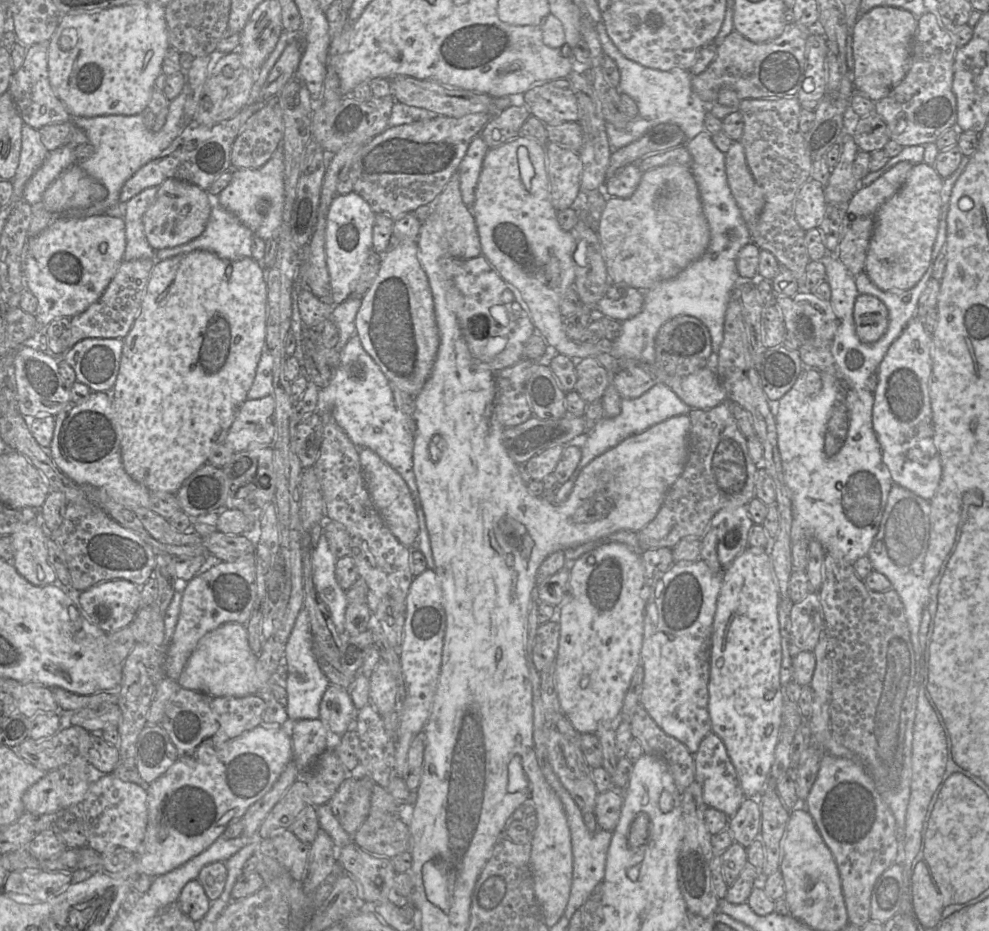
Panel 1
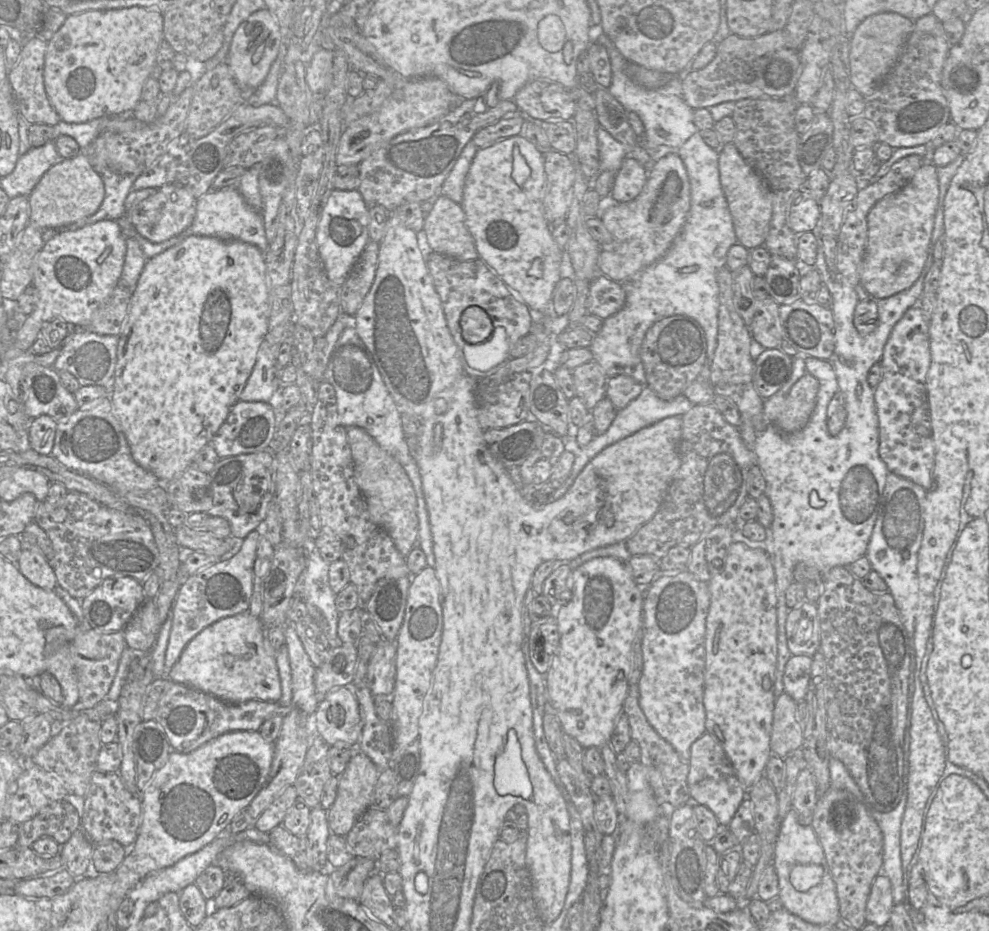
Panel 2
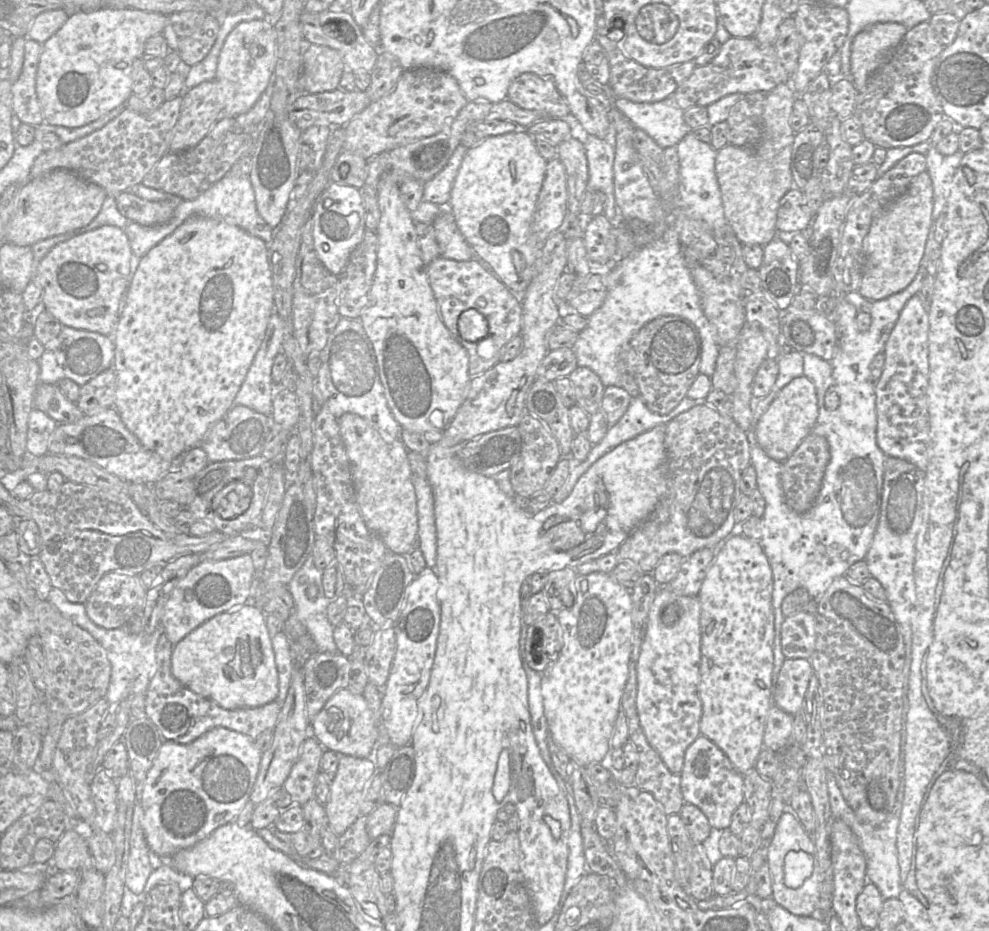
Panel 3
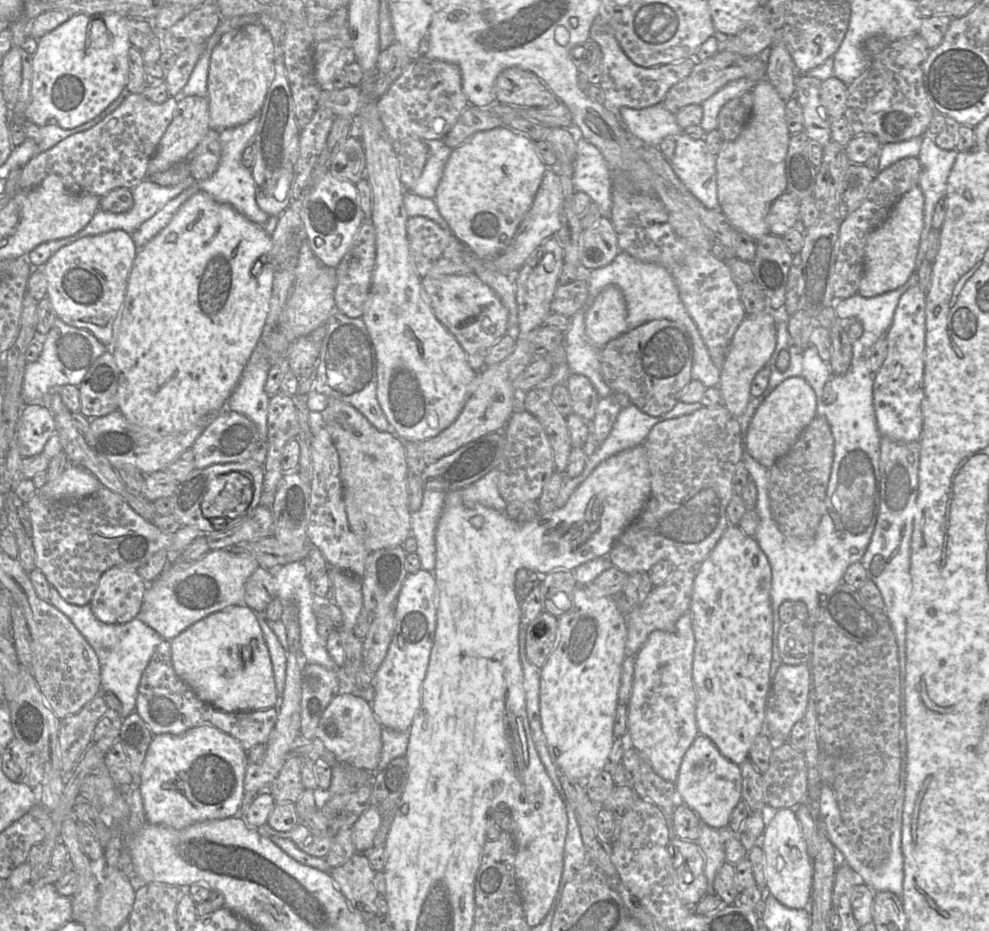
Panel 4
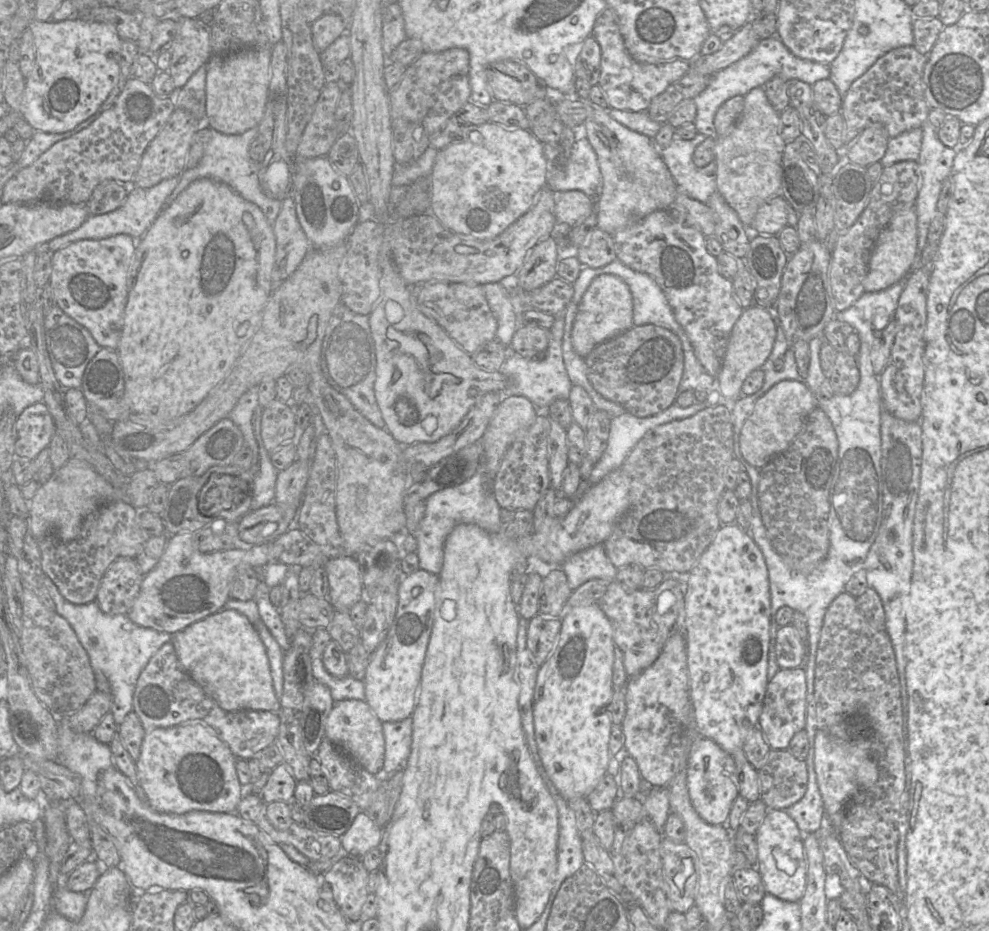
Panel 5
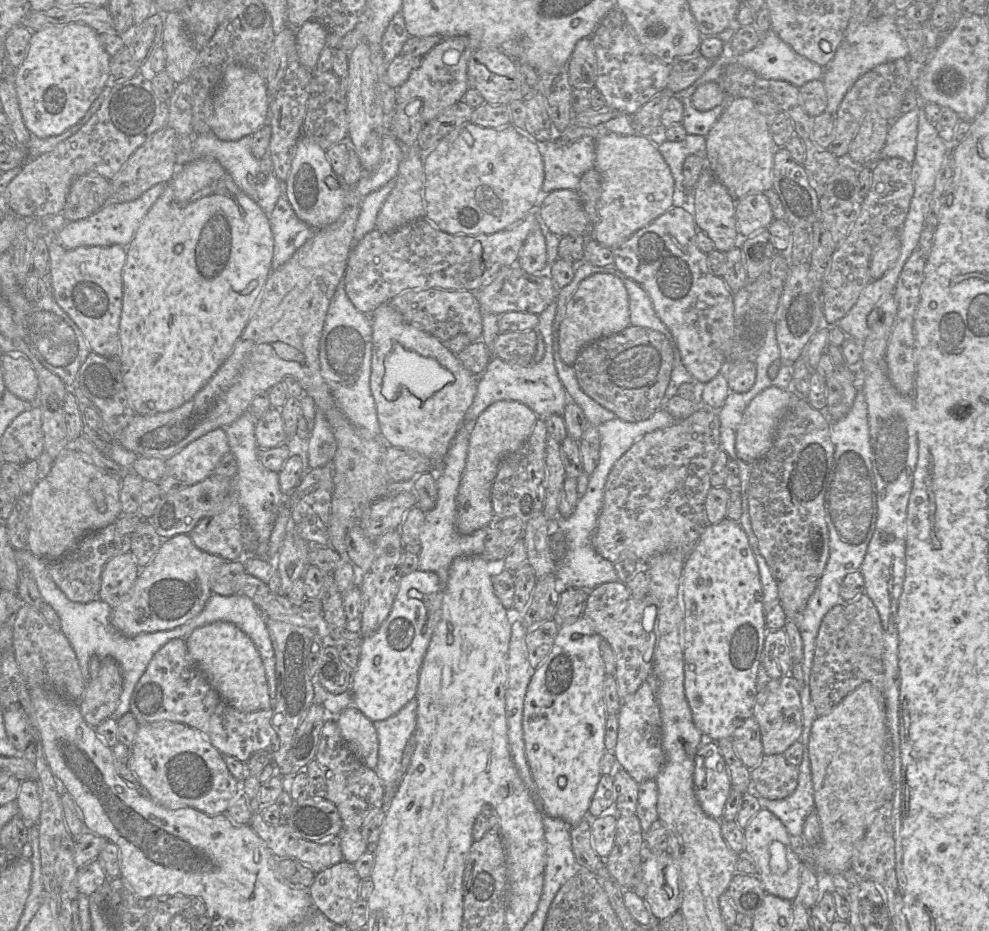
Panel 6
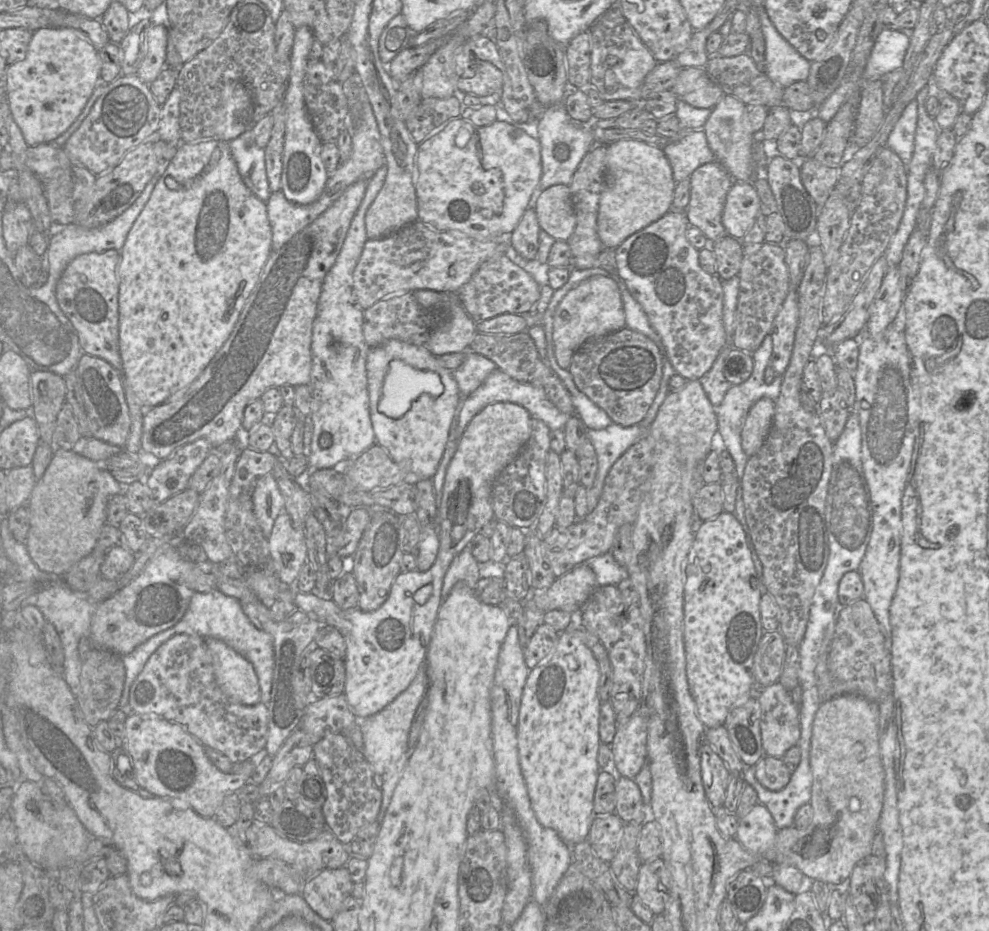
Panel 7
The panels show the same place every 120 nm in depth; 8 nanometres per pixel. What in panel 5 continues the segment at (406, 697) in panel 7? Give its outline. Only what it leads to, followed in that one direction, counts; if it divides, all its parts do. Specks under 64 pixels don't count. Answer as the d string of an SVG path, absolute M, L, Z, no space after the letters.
M412 716L397 722L382 723L385 741L385 754L382 774L379 777L390 776L404 765L411 752Z

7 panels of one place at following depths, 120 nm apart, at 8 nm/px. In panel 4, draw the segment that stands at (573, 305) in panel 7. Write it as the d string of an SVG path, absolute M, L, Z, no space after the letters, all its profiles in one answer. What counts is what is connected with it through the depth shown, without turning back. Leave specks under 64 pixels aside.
M615 285L605 287L595 298L585 316L588 343L597 350L610 340L626 333L627 305L622 291Z

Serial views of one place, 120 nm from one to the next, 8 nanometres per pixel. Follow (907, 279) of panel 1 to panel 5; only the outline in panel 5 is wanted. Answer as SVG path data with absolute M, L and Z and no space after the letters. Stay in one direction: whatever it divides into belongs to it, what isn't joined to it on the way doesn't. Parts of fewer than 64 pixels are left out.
M915 207L898 212L879 233L871 251L868 272L863 281L864 292L889 288L906 276L912 268L917 244L917 215Z

